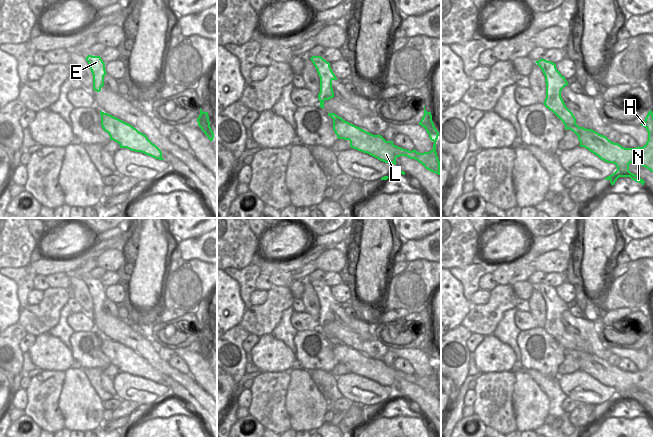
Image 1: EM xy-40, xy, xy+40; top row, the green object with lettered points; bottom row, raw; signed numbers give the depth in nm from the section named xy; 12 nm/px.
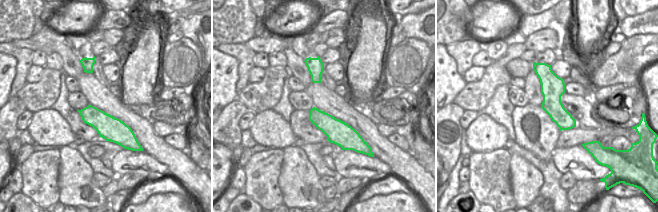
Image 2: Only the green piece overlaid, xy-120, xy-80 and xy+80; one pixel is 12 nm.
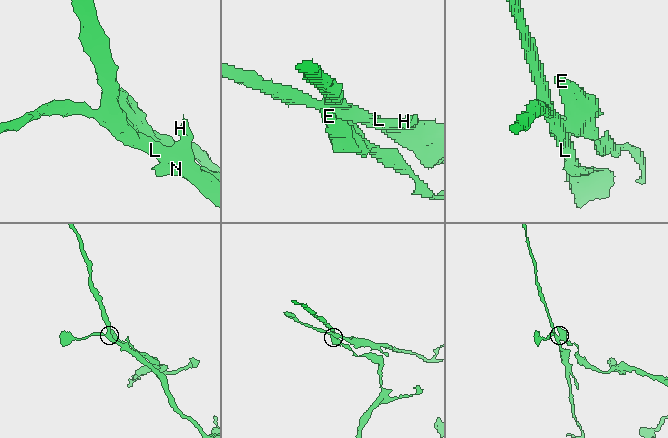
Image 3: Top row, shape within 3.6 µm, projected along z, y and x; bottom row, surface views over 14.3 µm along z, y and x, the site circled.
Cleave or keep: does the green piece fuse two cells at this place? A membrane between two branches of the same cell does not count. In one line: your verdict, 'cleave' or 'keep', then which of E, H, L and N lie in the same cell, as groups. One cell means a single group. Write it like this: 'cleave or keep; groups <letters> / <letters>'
cleave; groups E / H L N

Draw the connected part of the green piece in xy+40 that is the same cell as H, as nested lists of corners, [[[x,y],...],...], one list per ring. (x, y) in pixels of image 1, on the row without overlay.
[[[650,334],[642,348],[648,356],[648,364],[643,371],[625,372],[618,367],[610,365],[606,360],[592,353],[578,349],[566,349],[565,354],[573,355],[581,371],[588,373],[607,387],[616,389],[617,394],[606,401],[614,409],[619,401],[630,401],[632,404],[644,409],[645,405],[629,395],[630,387],[637,387],[653,396],[653,337]]]

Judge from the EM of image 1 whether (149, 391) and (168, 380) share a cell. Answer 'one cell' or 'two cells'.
two cells

